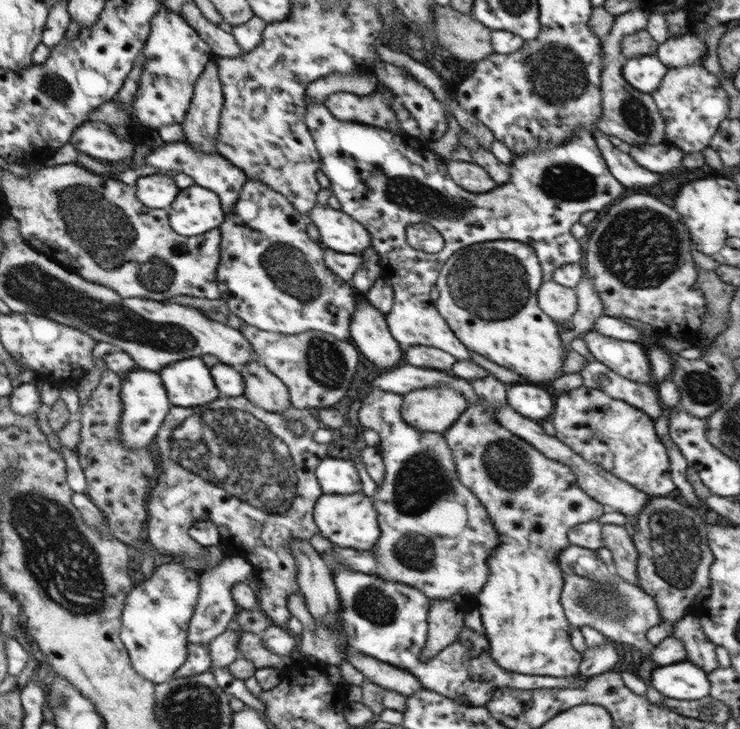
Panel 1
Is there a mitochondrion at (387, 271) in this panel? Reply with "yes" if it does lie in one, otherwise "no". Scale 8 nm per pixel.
no

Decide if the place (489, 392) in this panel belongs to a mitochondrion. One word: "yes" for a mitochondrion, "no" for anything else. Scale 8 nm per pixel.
no

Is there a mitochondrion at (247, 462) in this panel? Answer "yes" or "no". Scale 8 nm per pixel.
yes

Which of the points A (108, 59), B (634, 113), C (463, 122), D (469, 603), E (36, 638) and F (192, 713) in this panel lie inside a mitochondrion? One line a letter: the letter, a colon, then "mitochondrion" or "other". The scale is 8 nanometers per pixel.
A: other
B: mitochondrion
C: other
D: other
E: other
F: mitochondrion

